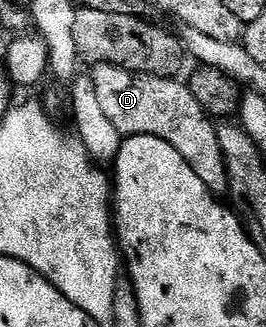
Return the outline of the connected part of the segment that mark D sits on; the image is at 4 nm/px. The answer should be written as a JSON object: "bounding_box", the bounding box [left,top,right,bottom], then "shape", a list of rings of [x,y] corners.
{"bounding_box":[91,65,229,195],"shape":[[[94,65],[91,69],[91,78],[95,96],[99,101],[99,108],[107,119],[111,121],[112,127],[125,137],[134,137],[135,135],[155,135],[155,139],[163,139],[163,143],[171,143],[183,159],[203,179],[203,183],[214,195],[221,195],[228,190],[229,176],[227,167],[223,159],[223,153],[219,147],[218,128],[214,125],[208,115],[199,107],[199,102],[195,100],[195,95],[191,95],[188,84],[172,77],[148,77],[146,73],[129,73],[126,69],[120,69],[114,65]]]}

